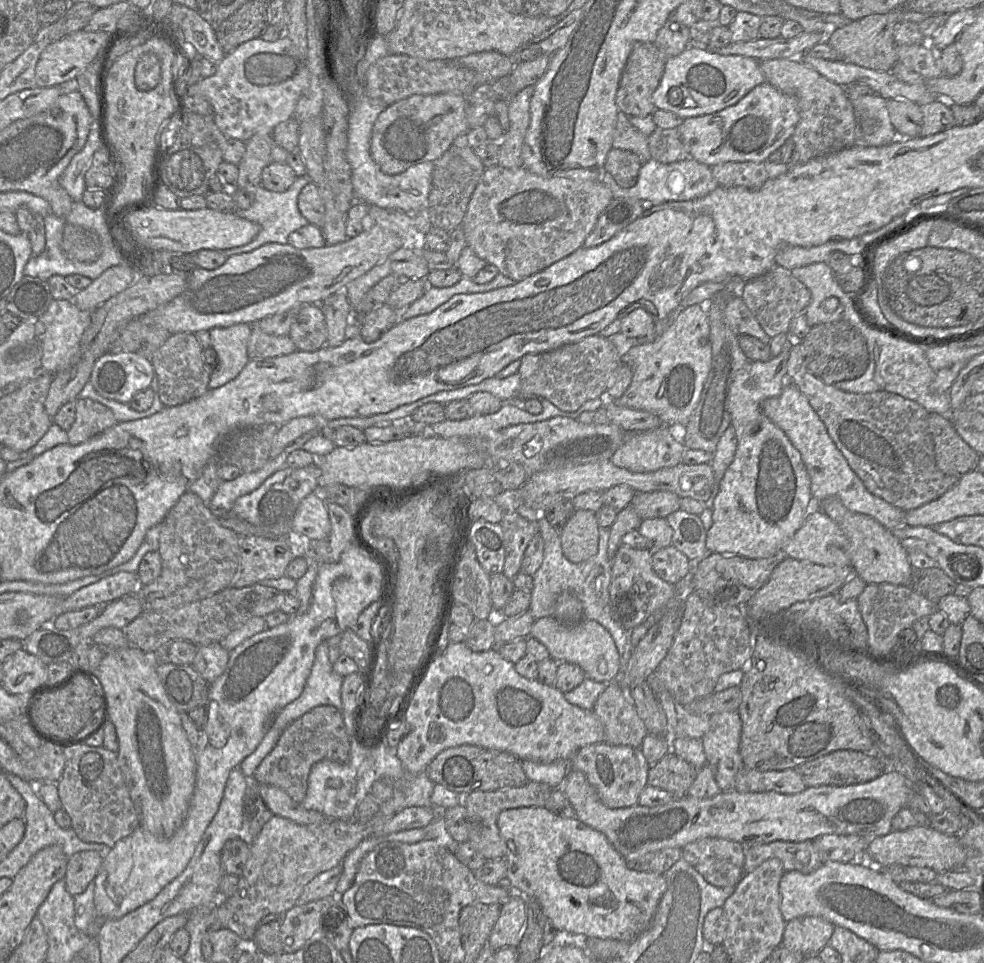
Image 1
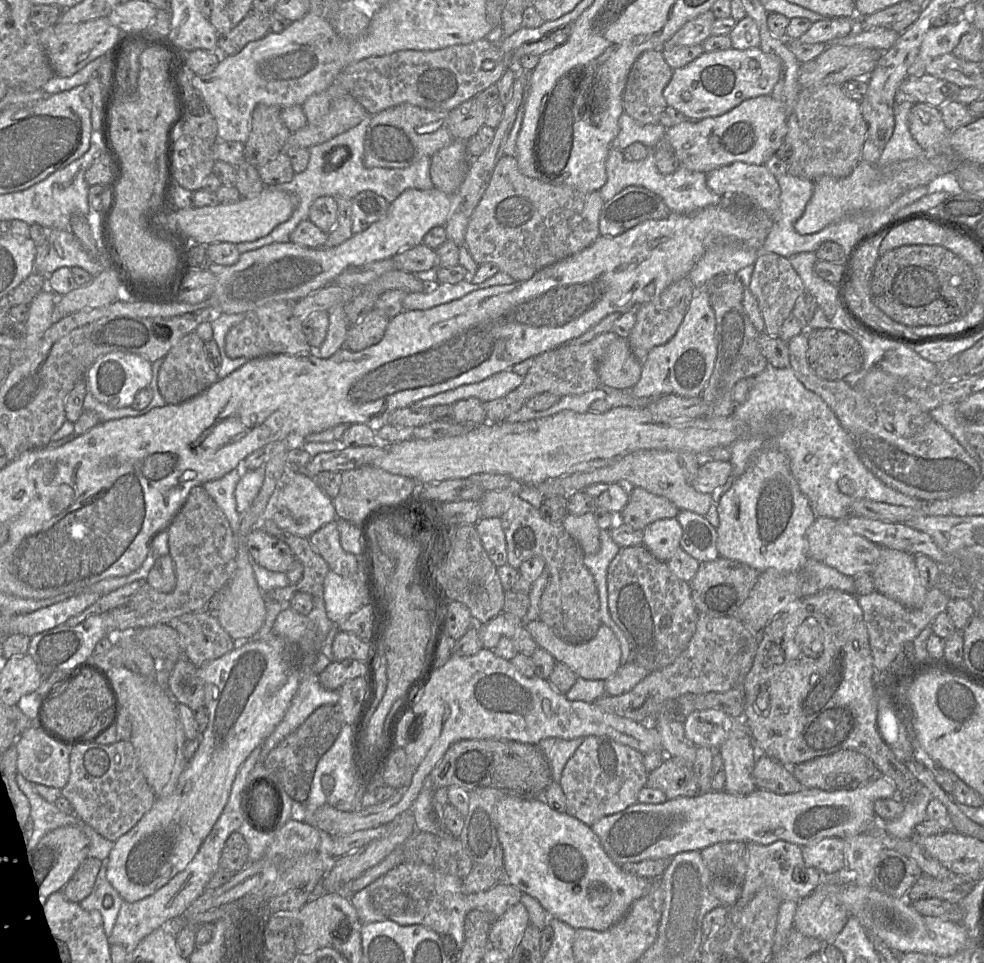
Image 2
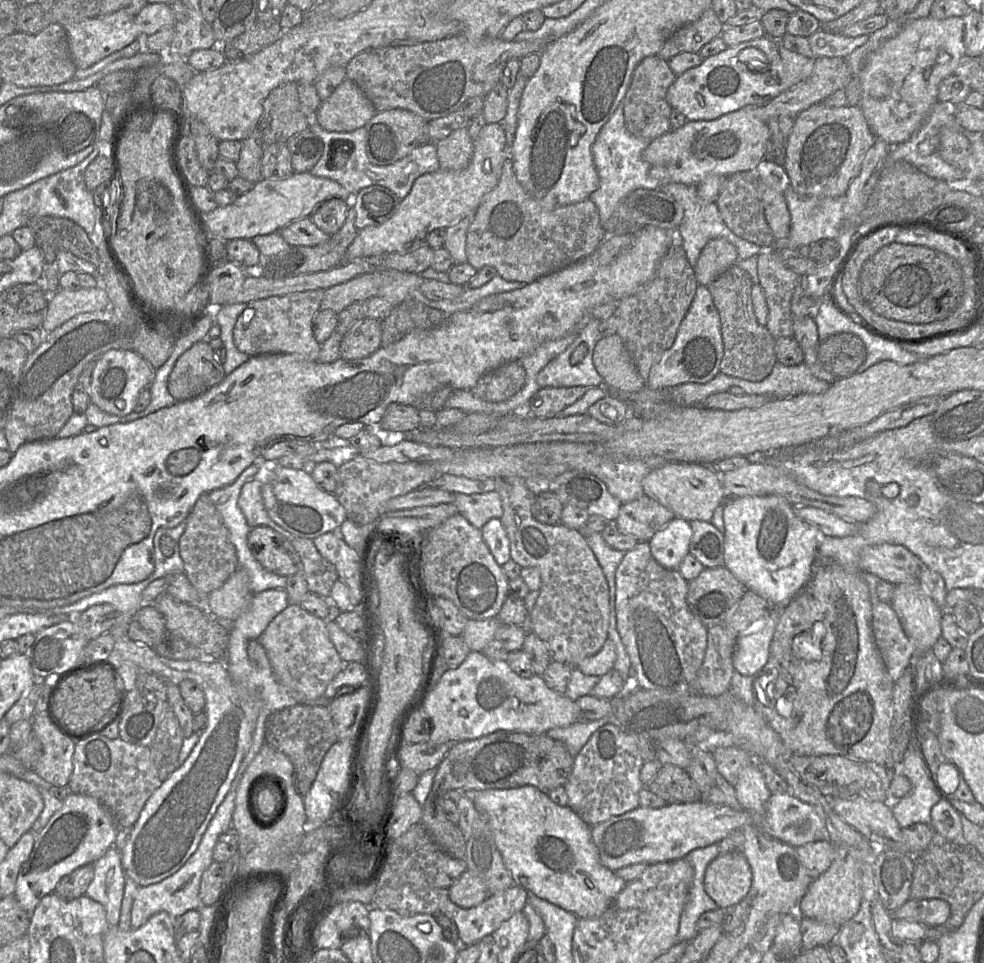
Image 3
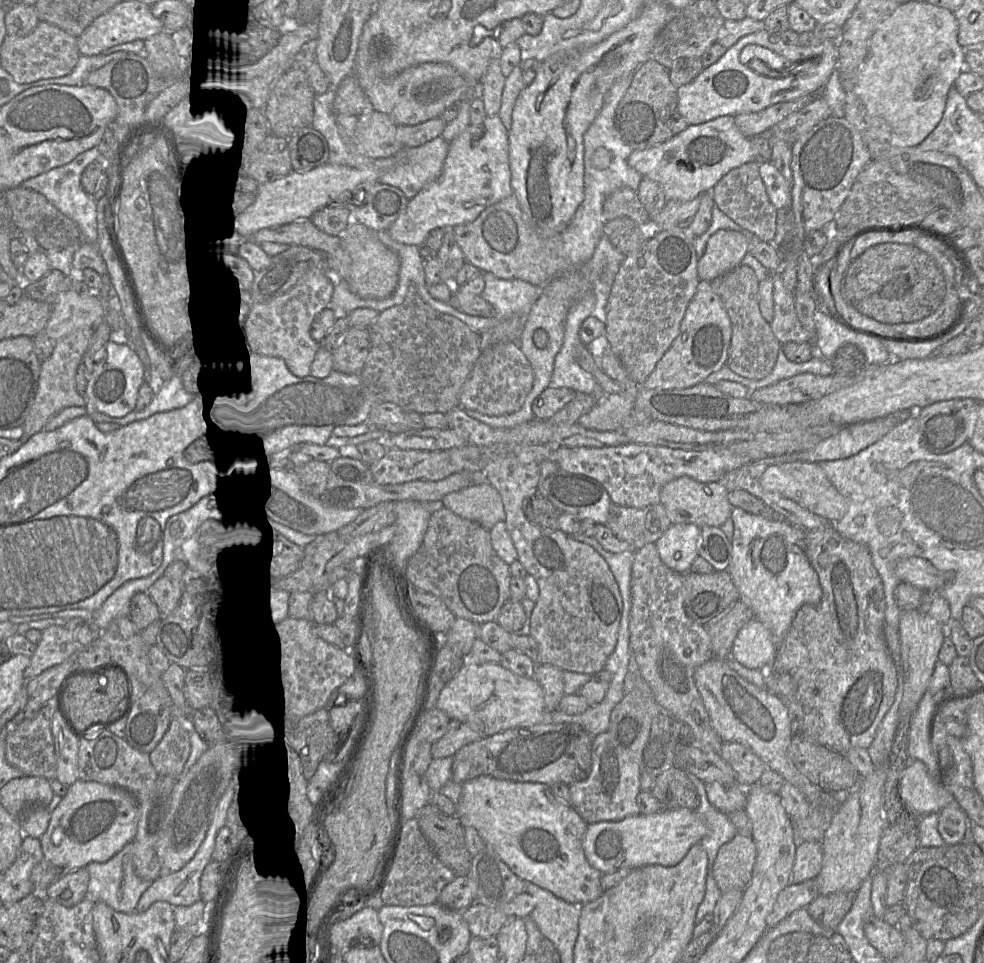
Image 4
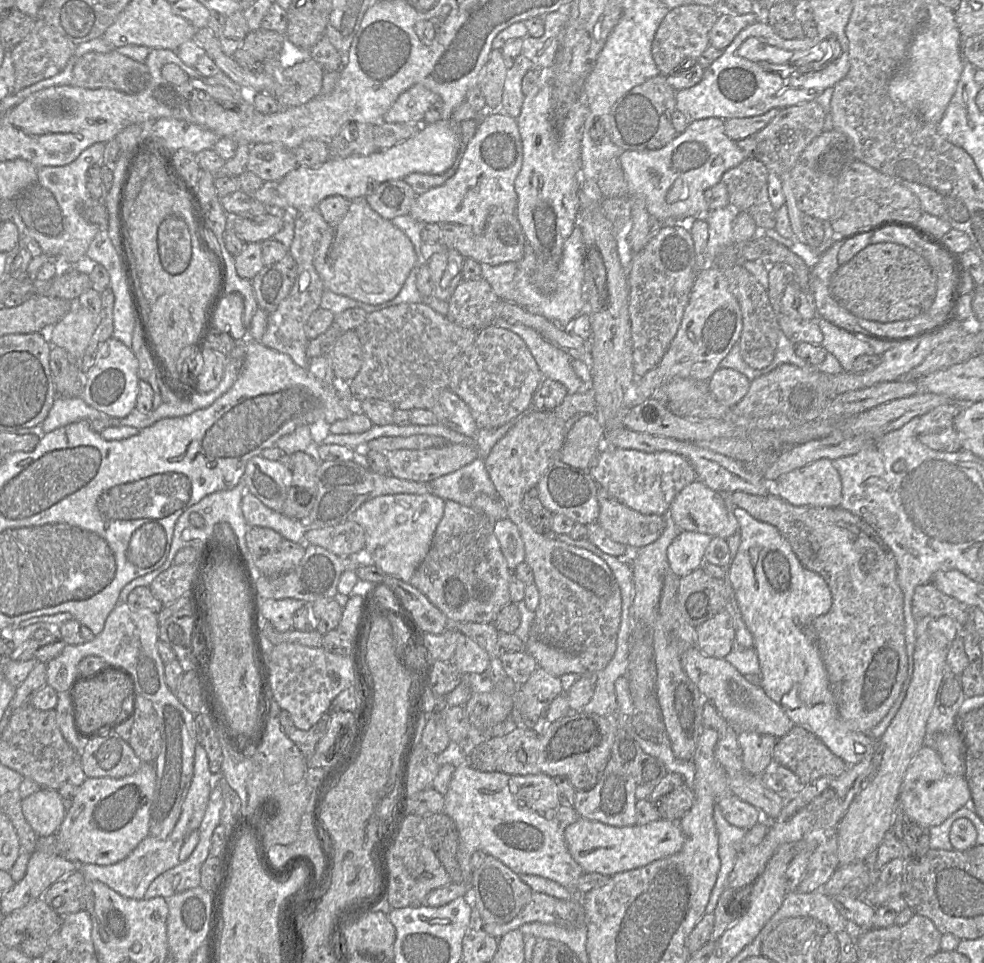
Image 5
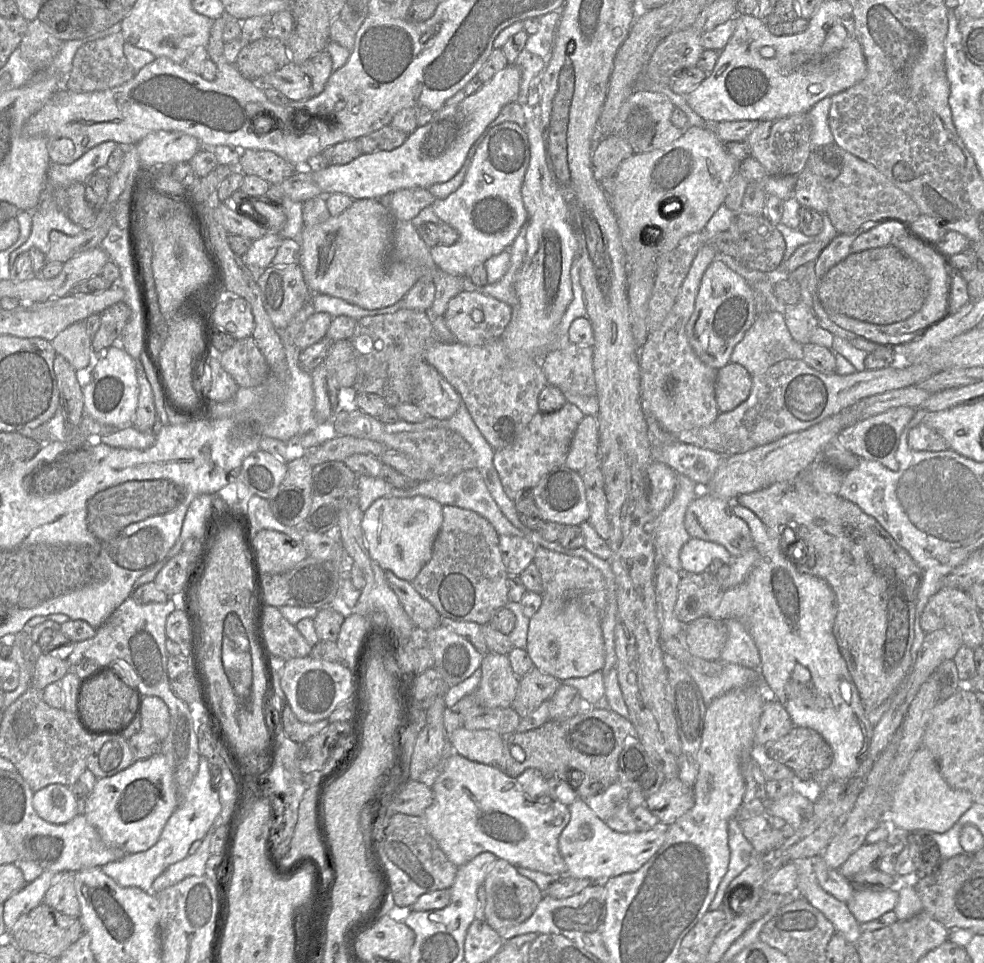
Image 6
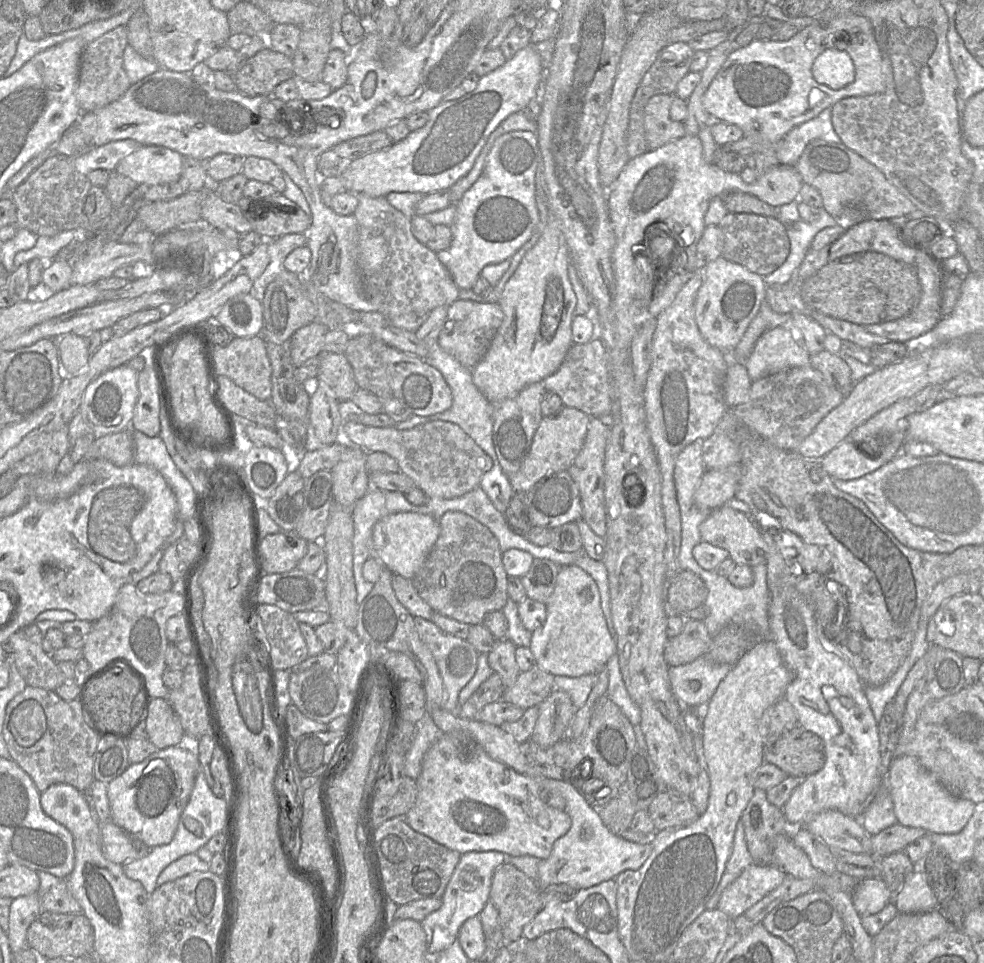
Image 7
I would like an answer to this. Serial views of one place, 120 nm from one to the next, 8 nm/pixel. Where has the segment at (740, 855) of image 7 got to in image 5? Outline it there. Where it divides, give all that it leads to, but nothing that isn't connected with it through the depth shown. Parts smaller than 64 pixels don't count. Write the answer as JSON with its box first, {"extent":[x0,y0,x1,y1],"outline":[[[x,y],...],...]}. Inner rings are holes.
{"extent":[705,804,746,914],"outline":[[[717,804],[714,808],[714,821],[718,834],[718,852],[721,867],[705,909],[705,914],[714,913],[722,893],[728,887],[729,876],[735,867],[736,860],[740,854],[740,842],[746,833],[744,829],[730,824]]]}

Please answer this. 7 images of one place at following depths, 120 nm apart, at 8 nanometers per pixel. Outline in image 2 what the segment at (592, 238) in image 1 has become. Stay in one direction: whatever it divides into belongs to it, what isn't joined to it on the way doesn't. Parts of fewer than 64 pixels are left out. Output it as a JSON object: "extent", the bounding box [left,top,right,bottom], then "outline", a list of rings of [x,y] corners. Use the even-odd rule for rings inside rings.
{"extent":[599,186,671,236],"outline":[[[629,186],[604,202],[599,217],[600,236],[618,236],[647,221],[671,213],[664,200],[642,186]]]}

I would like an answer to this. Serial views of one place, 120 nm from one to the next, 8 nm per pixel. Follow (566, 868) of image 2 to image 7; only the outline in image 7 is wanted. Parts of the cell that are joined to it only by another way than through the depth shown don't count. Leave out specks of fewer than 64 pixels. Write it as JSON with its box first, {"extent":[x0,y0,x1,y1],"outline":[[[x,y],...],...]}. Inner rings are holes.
{"extent":[406,732,571,859],"outline":[[[460,732],[444,733],[426,752],[420,776],[416,779],[417,797],[414,806],[406,814],[408,824],[417,832],[429,837],[433,841],[458,851],[461,855],[470,851],[498,851],[510,857],[529,855],[539,859],[546,859],[552,851],[554,842],[565,835],[571,827],[571,818],[564,810],[546,805],[540,798],[540,786],[530,776],[520,774],[511,767],[490,758],[470,737]]]}

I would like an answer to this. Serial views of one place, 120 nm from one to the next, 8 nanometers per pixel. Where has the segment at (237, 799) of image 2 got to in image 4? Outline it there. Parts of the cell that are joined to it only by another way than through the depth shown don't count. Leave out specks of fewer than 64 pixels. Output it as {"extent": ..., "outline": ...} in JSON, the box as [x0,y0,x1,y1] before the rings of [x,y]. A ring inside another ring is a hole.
{"extent":[135,776,234,913],"outline":[[[234,776],[224,787],[221,800],[215,810],[212,821],[208,827],[205,838],[200,847],[196,851],[193,858],[179,871],[171,873],[167,876],[160,876],[152,885],[141,895],[135,911],[138,913],[145,912],[150,906],[157,901],[165,901],[174,907],[177,906],[191,906],[197,901],[201,900],[200,895],[200,878],[205,866],[212,861],[212,852],[215,846],[215,838],[218,830],[225,825],[225,818],[228,807],[233,796]]]}

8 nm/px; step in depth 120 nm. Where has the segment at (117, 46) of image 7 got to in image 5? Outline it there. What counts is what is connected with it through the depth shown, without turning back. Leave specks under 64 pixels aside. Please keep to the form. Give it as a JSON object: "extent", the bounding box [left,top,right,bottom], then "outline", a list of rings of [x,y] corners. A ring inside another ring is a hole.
{"extent":[70,51,150,95],"outline":[[[116,51],[88,52],[79,57],[73,68],[70,86],[85,89],[107,88],[129,95],[143,91],[150,81],[145,63]]]}

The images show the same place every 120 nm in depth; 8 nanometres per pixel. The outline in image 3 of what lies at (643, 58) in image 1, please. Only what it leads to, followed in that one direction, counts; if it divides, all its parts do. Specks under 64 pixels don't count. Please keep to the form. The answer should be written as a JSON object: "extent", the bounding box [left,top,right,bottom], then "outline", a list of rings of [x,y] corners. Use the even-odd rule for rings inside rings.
{"extent":[623,55,676,140],"outline":[[[658,55],[644,58],[634,69],[631,83],[623,99],[623,113],[627,131],[639,138],[655,140],[671,129],[672,107],[667,101],[667,91],[676,75],[668,61]]]}

